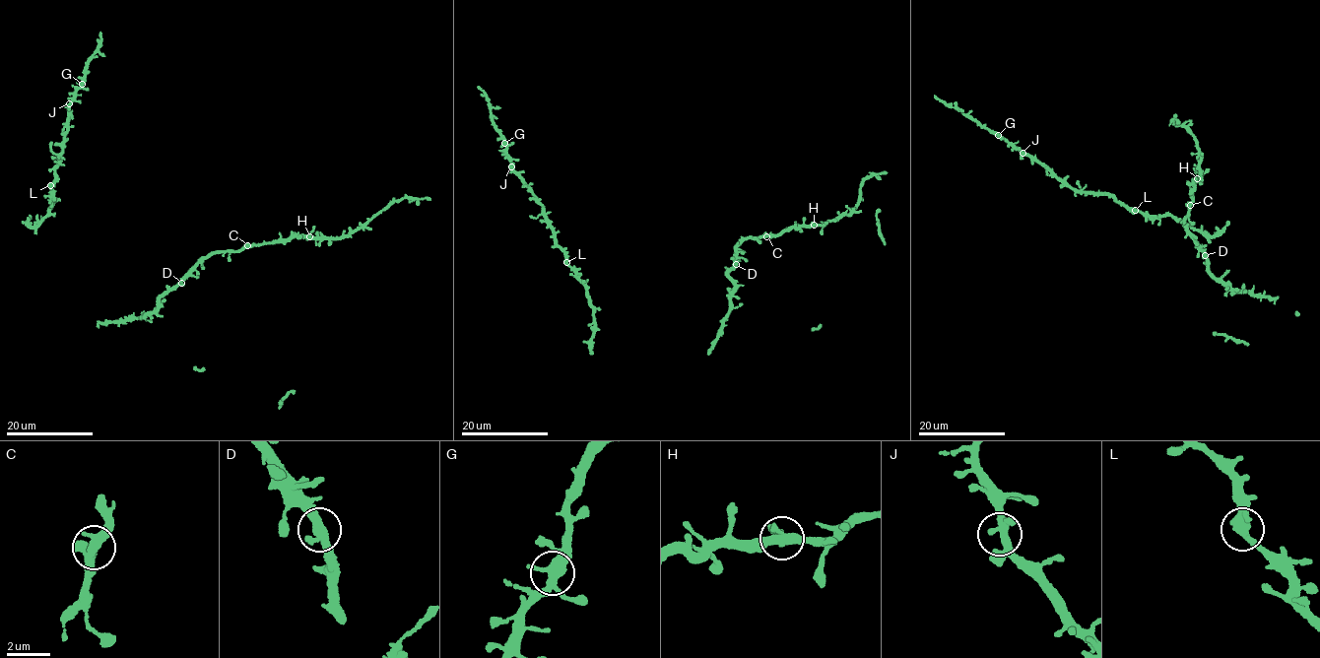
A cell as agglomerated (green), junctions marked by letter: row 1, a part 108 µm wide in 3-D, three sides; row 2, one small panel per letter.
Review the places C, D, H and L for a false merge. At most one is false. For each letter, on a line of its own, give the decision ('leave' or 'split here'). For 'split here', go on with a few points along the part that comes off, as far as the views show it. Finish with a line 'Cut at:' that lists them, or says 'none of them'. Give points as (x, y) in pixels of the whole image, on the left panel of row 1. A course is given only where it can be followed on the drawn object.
C: leave
D: leave
H: leave
L: leave
Cut at: none of them

